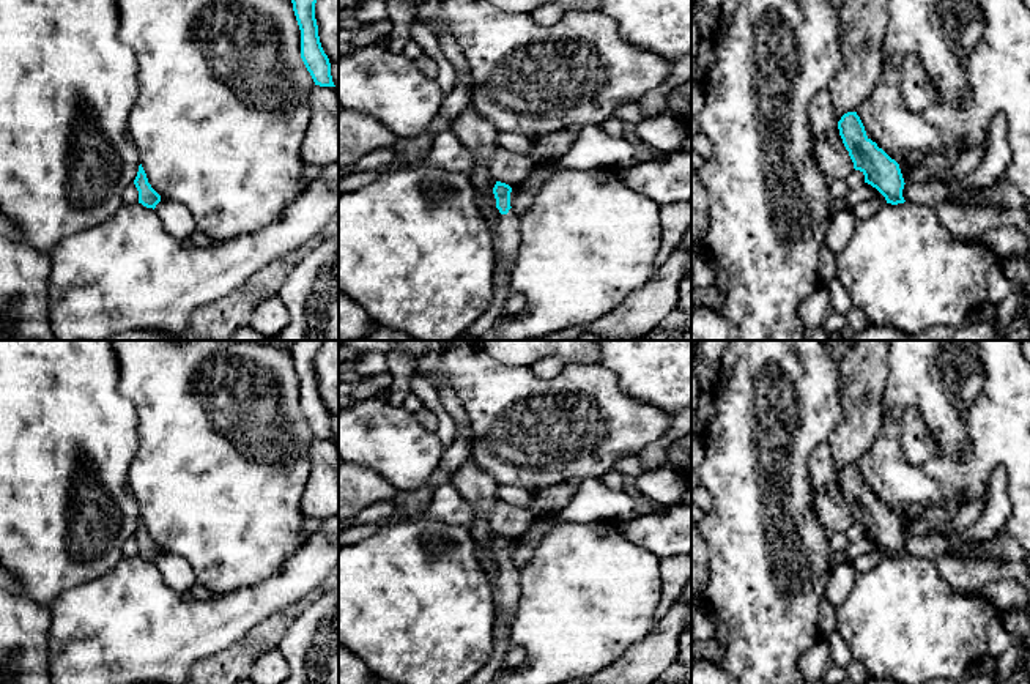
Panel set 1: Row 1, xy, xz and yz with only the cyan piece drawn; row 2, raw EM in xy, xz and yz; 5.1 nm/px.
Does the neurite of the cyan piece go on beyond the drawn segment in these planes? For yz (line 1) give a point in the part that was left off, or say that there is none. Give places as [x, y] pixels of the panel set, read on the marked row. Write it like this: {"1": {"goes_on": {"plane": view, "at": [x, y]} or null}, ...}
{"1": {"goes_on": null}}

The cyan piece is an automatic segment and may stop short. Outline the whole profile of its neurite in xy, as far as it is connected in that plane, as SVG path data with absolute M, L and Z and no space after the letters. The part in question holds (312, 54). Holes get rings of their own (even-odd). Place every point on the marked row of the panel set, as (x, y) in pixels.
M291 0L293 11L301 30L301 58L315 85L335 87L331 76L331 63L324 54L315 19L317 0Z

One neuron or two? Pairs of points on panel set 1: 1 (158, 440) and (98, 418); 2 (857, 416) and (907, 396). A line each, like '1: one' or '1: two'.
1: two
2: two

